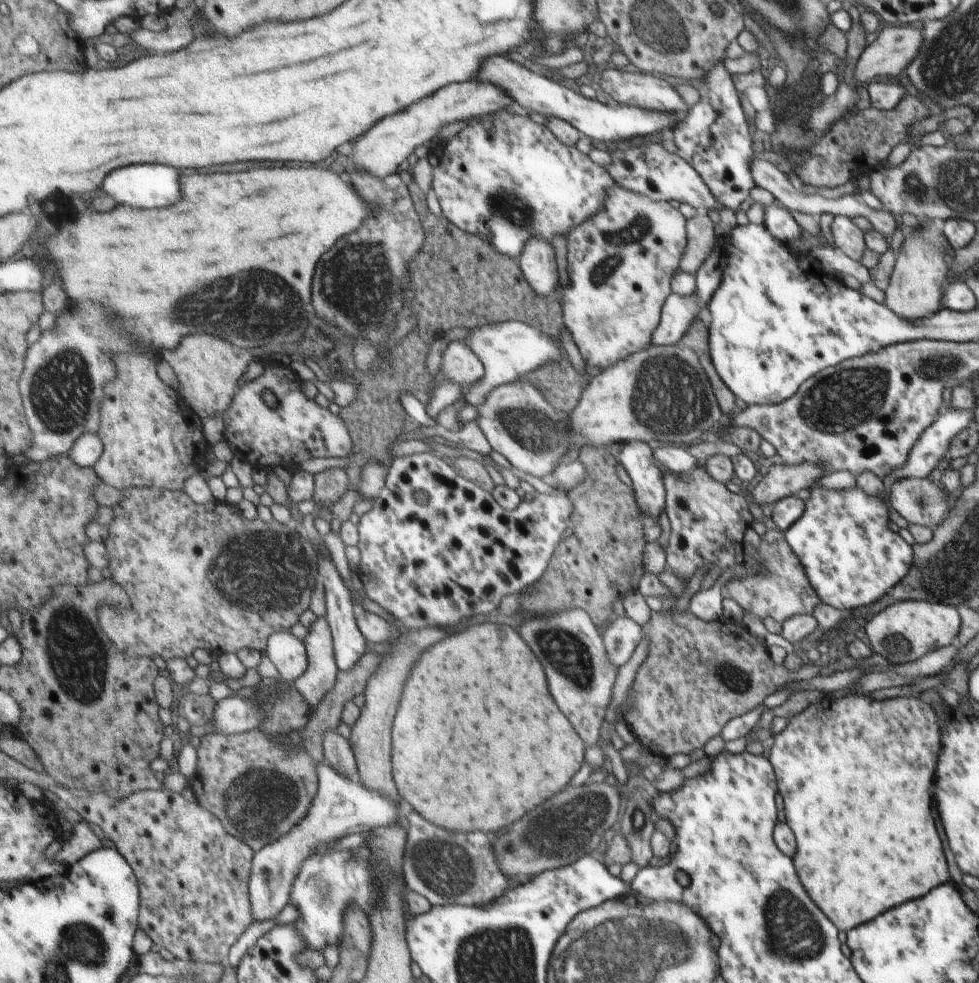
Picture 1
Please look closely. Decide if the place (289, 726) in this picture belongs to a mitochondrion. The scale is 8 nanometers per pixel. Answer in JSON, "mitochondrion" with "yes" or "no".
{"mitochondrion":"no"}

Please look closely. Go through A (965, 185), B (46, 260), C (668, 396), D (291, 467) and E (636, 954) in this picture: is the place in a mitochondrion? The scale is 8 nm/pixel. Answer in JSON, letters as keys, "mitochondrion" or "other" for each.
{"A":"mitochondrion","B":"other","C":"mitochondrion","D":"other","E":"mitochondrion"}

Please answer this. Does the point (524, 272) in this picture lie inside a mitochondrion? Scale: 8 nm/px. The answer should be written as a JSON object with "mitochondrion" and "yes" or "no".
{"mitochondrion":"no"}

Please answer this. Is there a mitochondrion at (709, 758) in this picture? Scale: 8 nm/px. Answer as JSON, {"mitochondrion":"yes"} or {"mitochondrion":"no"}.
{"mitochondrion":"no"}

